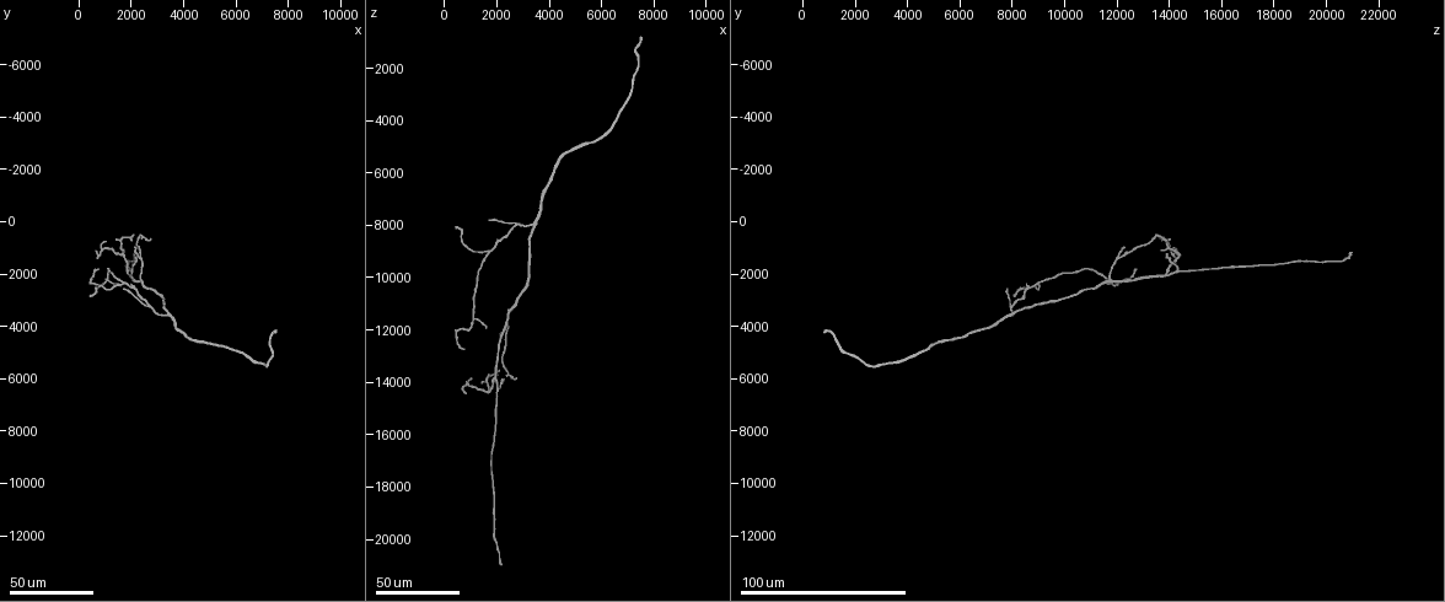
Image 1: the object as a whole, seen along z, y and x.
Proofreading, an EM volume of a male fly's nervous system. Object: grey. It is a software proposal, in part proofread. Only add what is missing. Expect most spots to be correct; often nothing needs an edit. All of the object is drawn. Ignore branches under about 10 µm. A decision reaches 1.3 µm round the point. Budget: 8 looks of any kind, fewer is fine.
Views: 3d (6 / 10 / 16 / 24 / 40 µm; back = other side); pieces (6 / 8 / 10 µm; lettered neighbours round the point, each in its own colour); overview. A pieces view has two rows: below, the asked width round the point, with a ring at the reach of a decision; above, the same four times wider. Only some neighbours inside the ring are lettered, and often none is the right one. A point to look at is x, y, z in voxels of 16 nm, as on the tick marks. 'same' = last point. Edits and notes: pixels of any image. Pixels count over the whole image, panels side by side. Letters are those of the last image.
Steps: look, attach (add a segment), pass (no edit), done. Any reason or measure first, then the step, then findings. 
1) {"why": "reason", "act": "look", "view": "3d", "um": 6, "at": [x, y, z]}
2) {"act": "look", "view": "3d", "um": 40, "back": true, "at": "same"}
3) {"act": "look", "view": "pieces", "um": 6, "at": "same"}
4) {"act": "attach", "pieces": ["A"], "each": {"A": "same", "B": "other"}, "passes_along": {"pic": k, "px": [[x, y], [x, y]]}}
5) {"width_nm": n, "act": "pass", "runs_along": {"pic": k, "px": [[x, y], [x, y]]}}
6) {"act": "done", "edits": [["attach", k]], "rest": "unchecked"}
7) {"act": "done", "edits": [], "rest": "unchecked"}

{"why": "free end", "act": "look", "view": "3d", "um": 24, "at": [2200, 1000, 12300]}

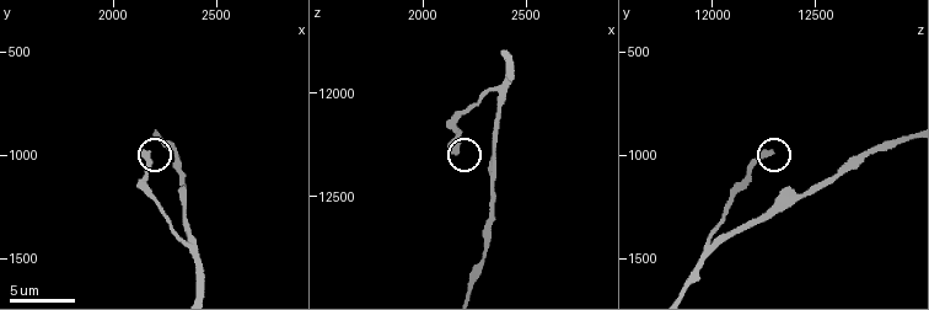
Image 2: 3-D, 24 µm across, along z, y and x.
{"act": "look", "view": "pieces", "um": 6, "at": [2140, 1000, 12280]}

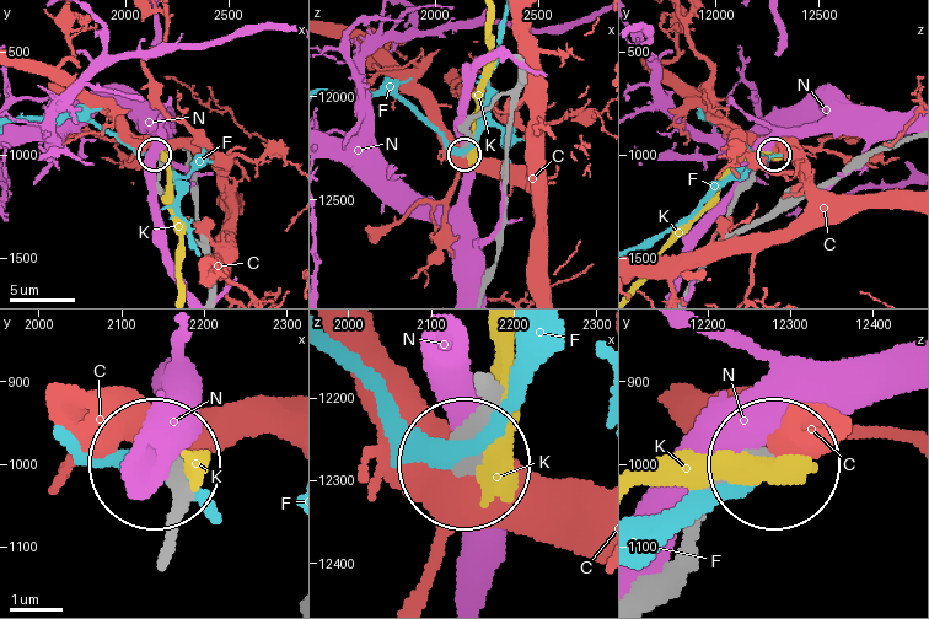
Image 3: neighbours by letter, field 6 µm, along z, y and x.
{"act": "pass", "each": {"C": "other", "F": "other", "K": "other", "N": "other"}, "runs_along": {"pic": 3, "px": [[516, 57], [519, 85], [470, 123], [470, 143], [465, 151]]}, "found": "no lettered segment goes on from it"}

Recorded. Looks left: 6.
{"why": "branch stops here", "act": "look", "view": "3d", "um": 40, "at": [2800, 600, 13800]}

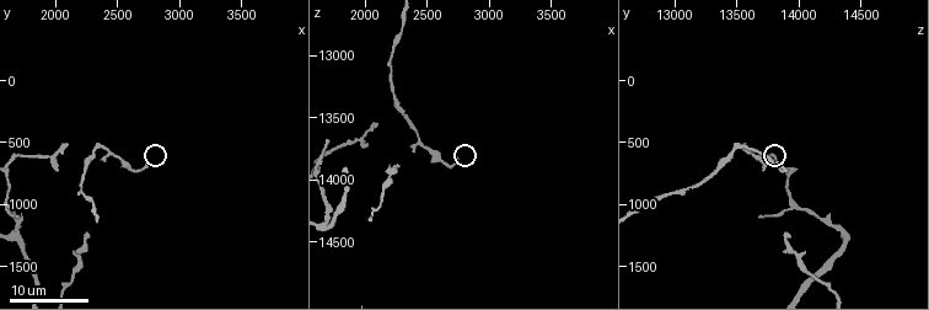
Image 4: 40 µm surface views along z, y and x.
{"act": "look", "view": "pieces", "um": 6, "at": [2760, 660, 13820]}

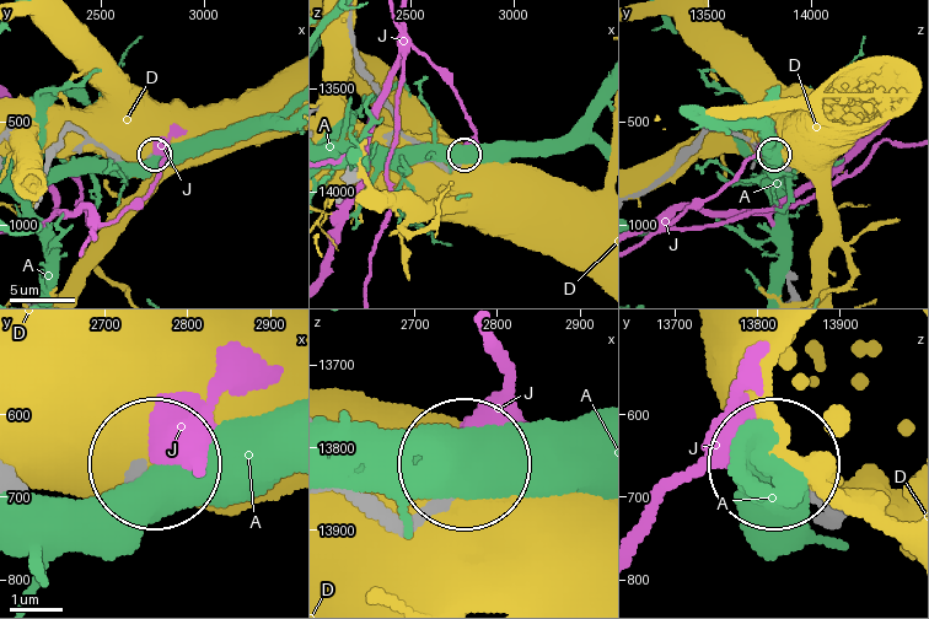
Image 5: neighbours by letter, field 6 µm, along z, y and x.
{"act": "pass", "each": {"A": "other", "D": "other", "J": "other"}, "found": "no lettered segment goes on from it"}

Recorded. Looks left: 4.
{"why": "branch stops here", "act": "look", "view": "3d", "um": 40, "at": [1000, 800, 13800]}

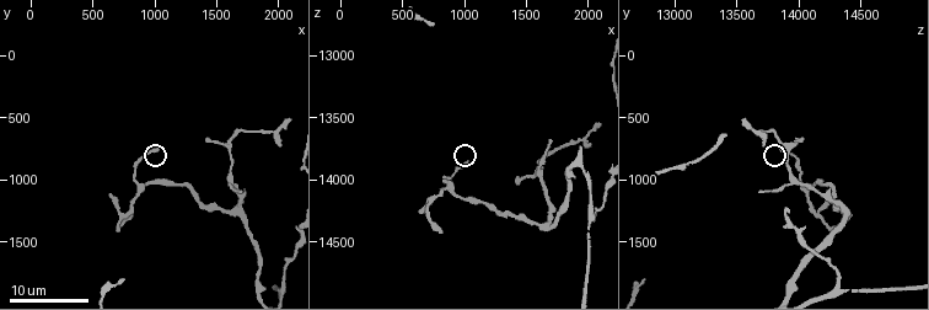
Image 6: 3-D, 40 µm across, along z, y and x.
{"act": "look", "view": "pieces", "um": 10, "at": [1020, 780, 13860]}

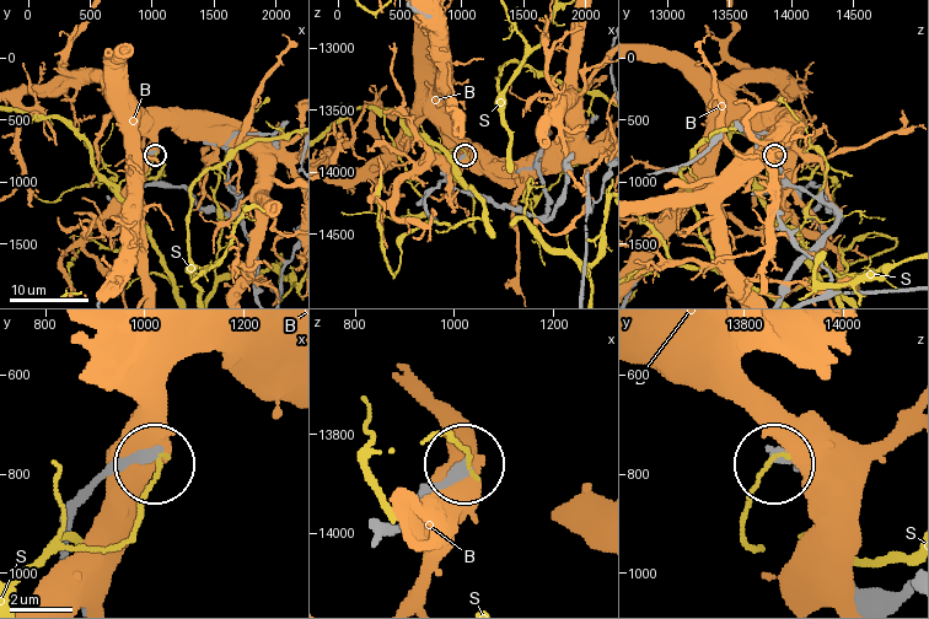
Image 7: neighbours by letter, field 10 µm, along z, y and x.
{"act": "pass", "each": {"B": "other", "S": "other"}, "runs_along": {"pic": 7, "px": [[375, 541], [460, 464]]}, "found": "no lettered segment goes on from it"}

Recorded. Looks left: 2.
{"why": "branch stops here", "act": "look", "view": "3d", "um": 24, "at": [720, 1800, 12720]}

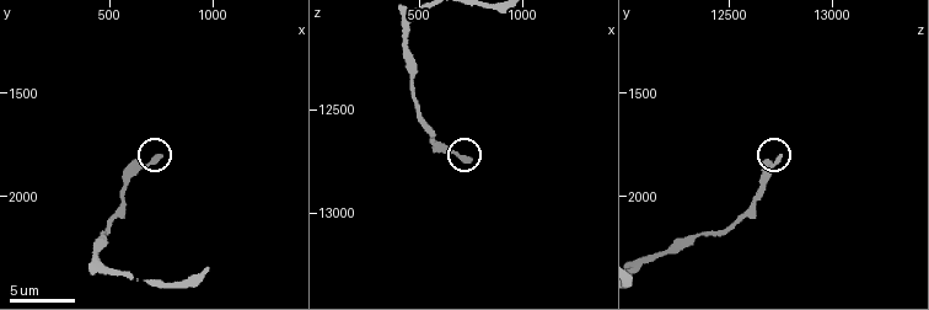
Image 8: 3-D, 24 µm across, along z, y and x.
{"why": "see the neighbours", "act": "look", "view": "pieces", "um": 6, "at": [740, 1810, 12730]}

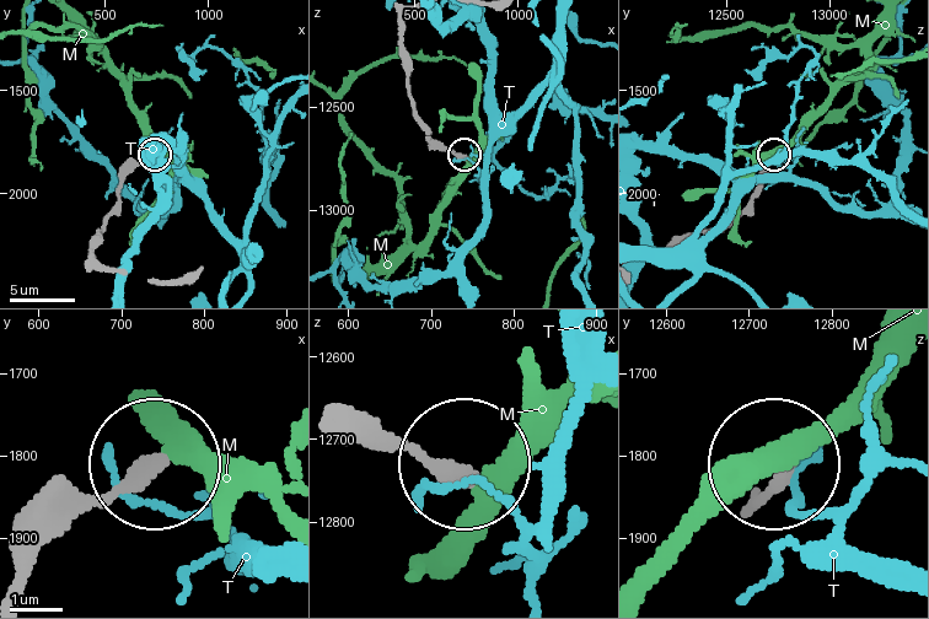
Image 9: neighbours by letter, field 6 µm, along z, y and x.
{"act": "pass", "each": {"M": "other", "T": "other"}, "found": "no lettered segment goes on from it"}

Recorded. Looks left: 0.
{"act": "done", "edits": [], "rest": "unchecked"}

